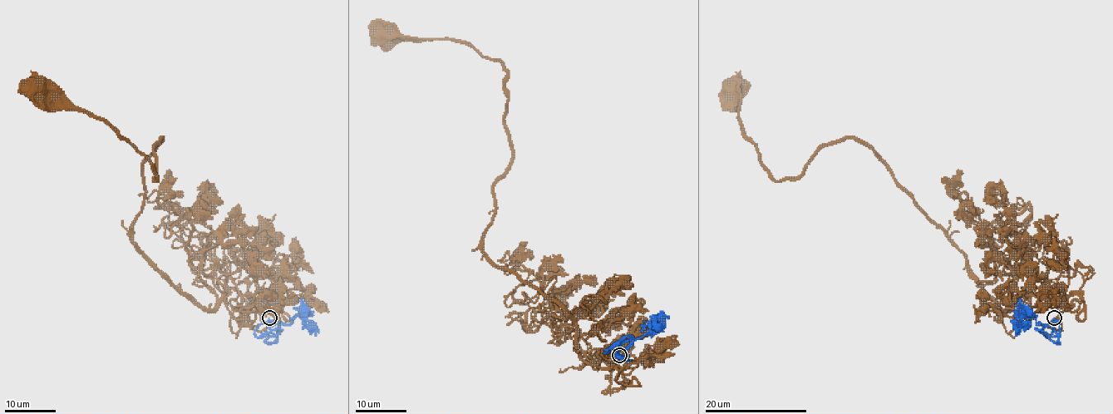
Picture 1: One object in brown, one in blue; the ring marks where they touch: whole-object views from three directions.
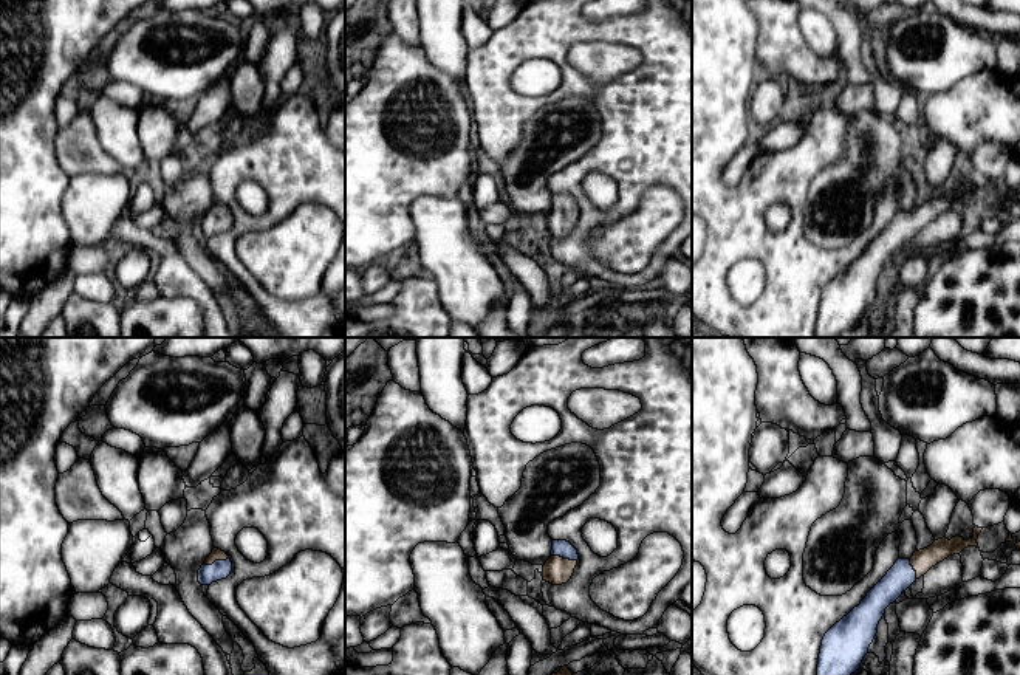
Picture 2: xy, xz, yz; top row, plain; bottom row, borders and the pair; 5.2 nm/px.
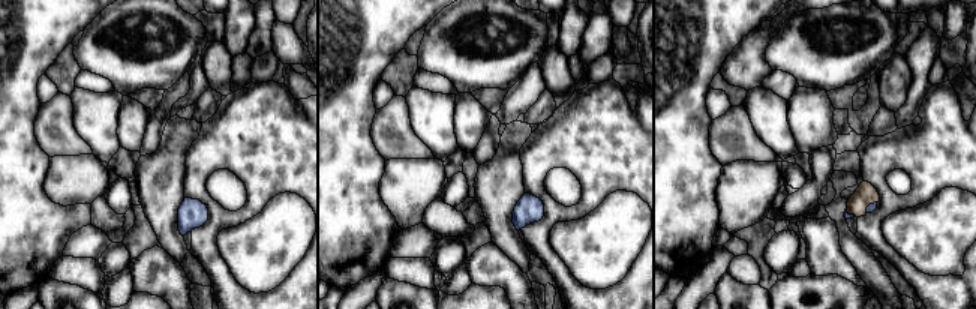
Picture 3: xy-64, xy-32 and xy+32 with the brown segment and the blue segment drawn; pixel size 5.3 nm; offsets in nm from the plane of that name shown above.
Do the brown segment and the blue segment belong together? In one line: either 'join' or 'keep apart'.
join

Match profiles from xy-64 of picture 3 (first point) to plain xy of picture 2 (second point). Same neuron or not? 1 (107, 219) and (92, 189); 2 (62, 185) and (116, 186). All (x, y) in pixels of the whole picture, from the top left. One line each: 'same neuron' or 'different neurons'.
1: different neurons
2: same neuron

